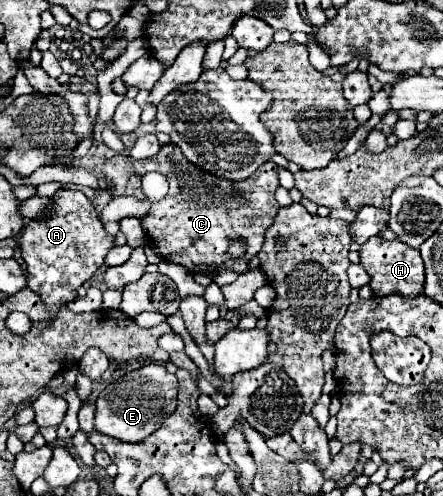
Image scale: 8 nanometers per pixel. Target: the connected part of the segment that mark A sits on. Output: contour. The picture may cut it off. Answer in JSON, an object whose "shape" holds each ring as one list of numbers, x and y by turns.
{"shape":[[59,189,45,207,41,219,31,219,19,235,21,257,27,267,27,287,41,295,49,305,51,315,77,297,77,287,91,279,103,265,107,251,113,247,113,237,105,231,97,209,81,191]]}

